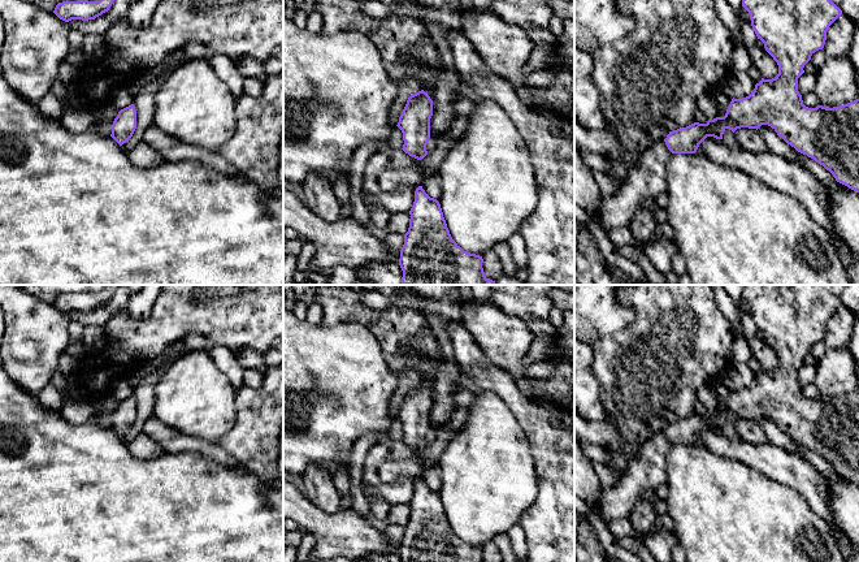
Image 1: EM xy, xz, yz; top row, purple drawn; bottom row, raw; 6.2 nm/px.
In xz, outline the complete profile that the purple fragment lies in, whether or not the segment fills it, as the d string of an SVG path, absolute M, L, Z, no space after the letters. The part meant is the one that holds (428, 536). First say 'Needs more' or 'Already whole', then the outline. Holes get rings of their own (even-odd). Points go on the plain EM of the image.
Already whole. M422 477L415 483L399 557L402 562L483 562L480 546L464 542L451 528L441 496Z

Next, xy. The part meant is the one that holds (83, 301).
Already whole. M105 285L99 293L62 293L56 297L53 304L65 314L71 311L95 311L109 302L118 286L120 285Z

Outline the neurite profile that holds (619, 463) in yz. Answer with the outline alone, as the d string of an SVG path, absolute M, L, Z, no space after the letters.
M606 448L606 450L611 454L611 463L607 466L615 472L624 475L628 471L630 462L628 457L624 453L613 450L611 448Z

